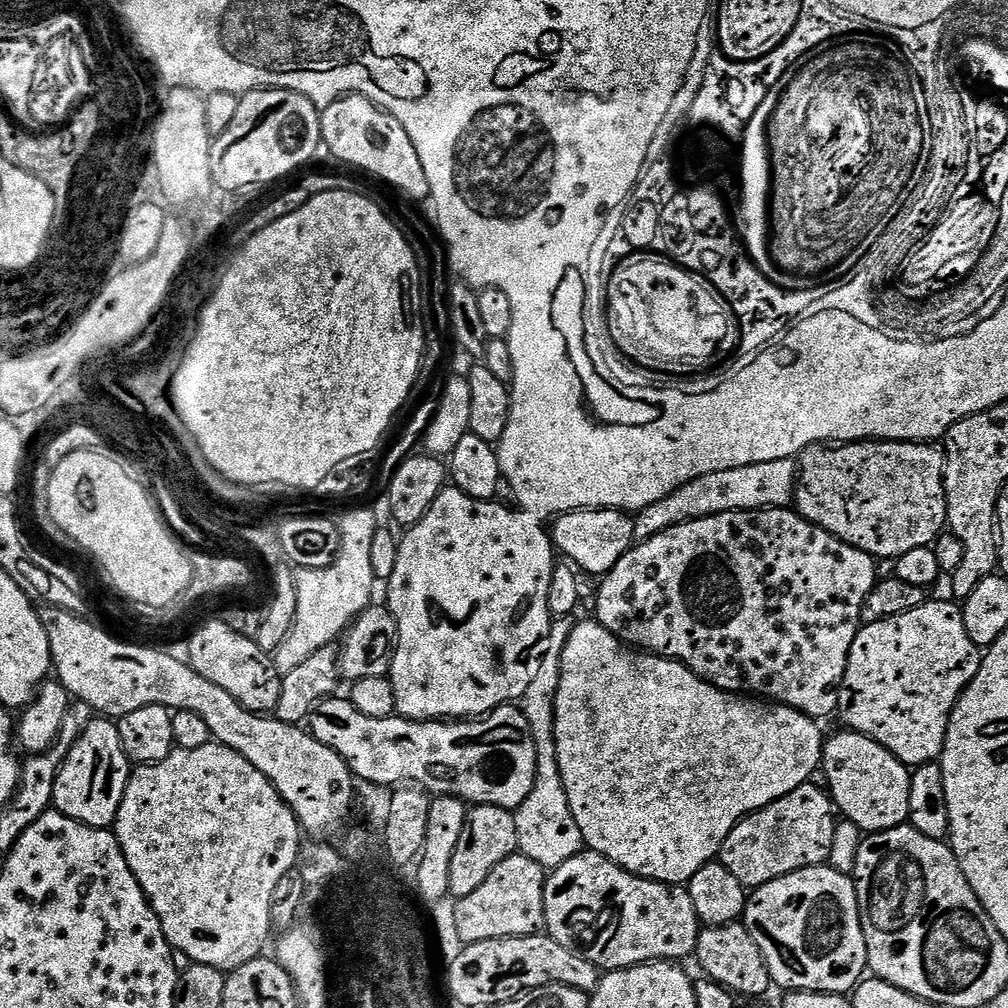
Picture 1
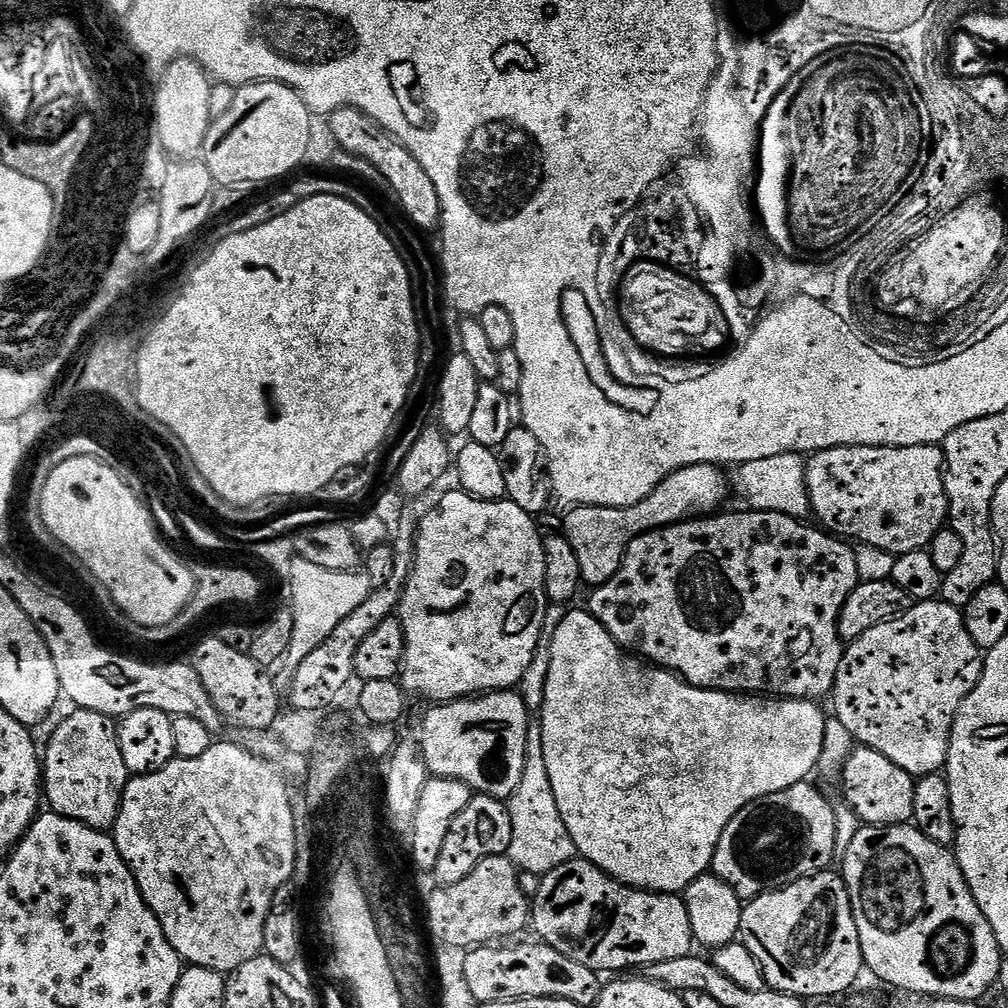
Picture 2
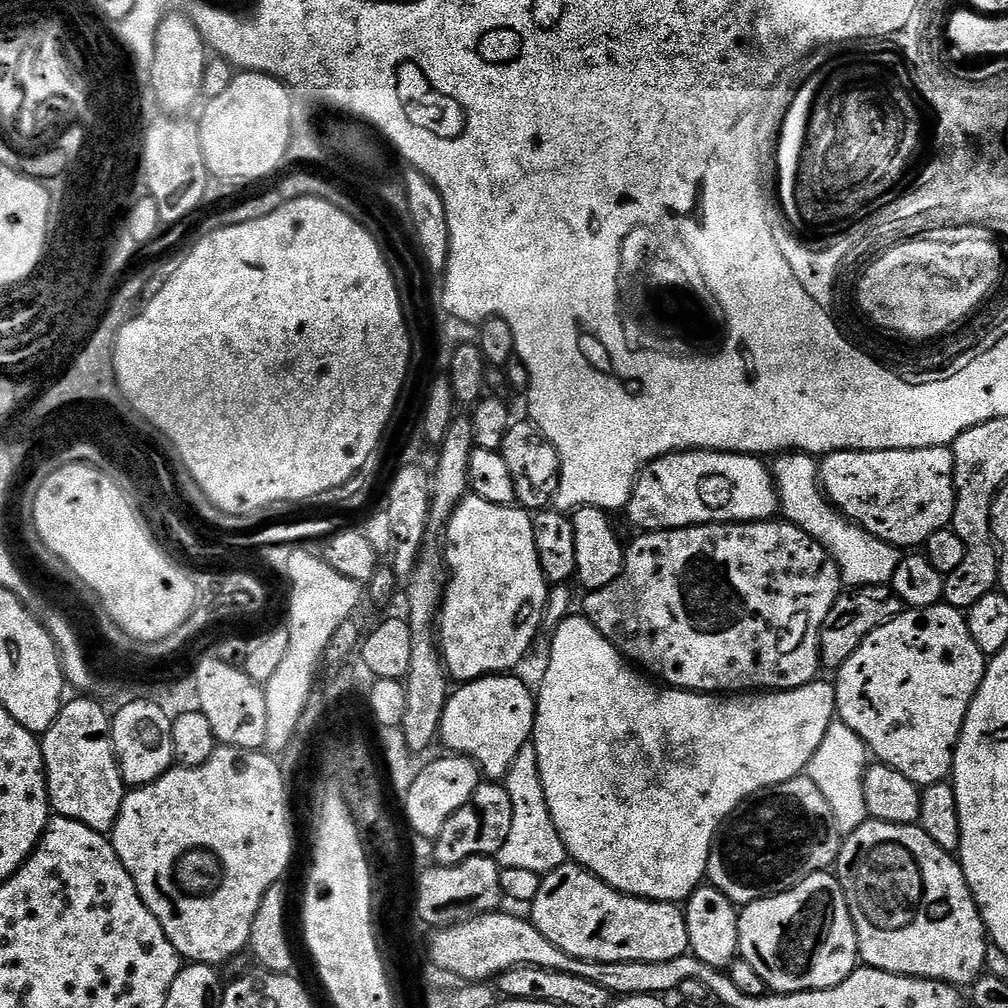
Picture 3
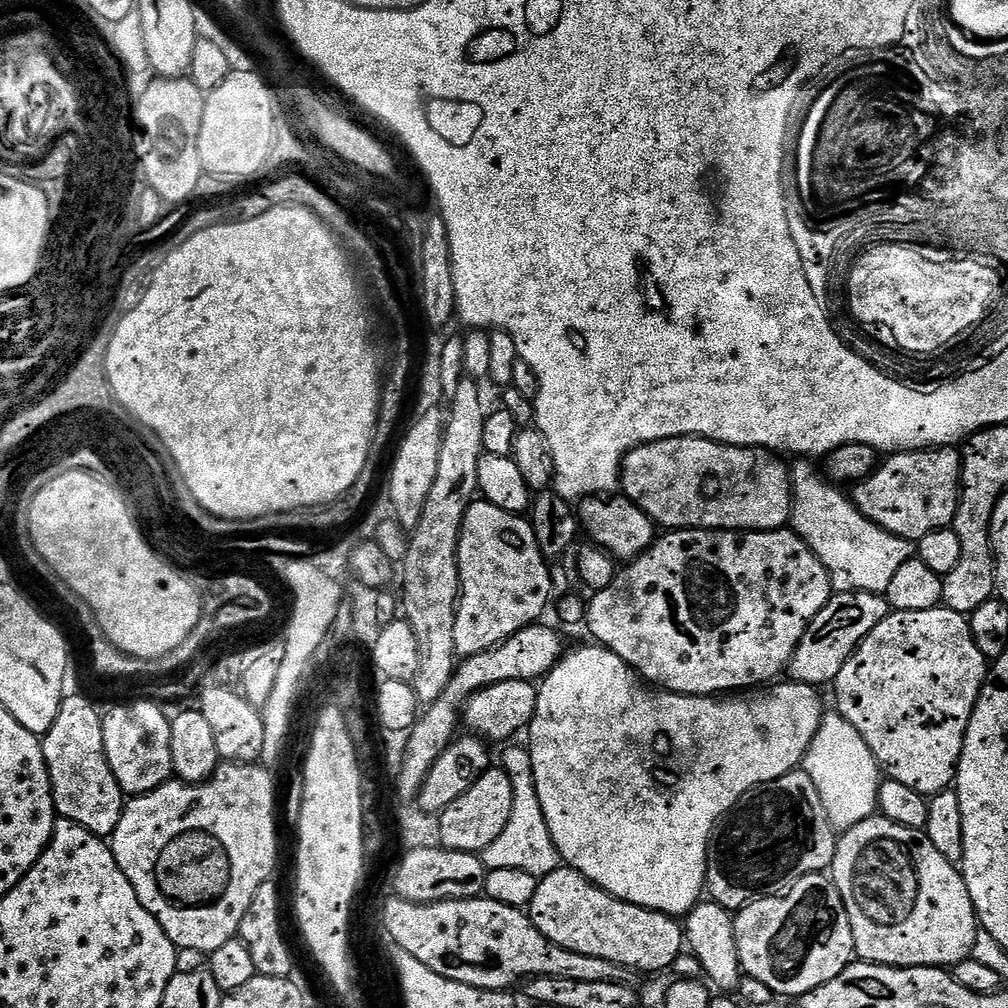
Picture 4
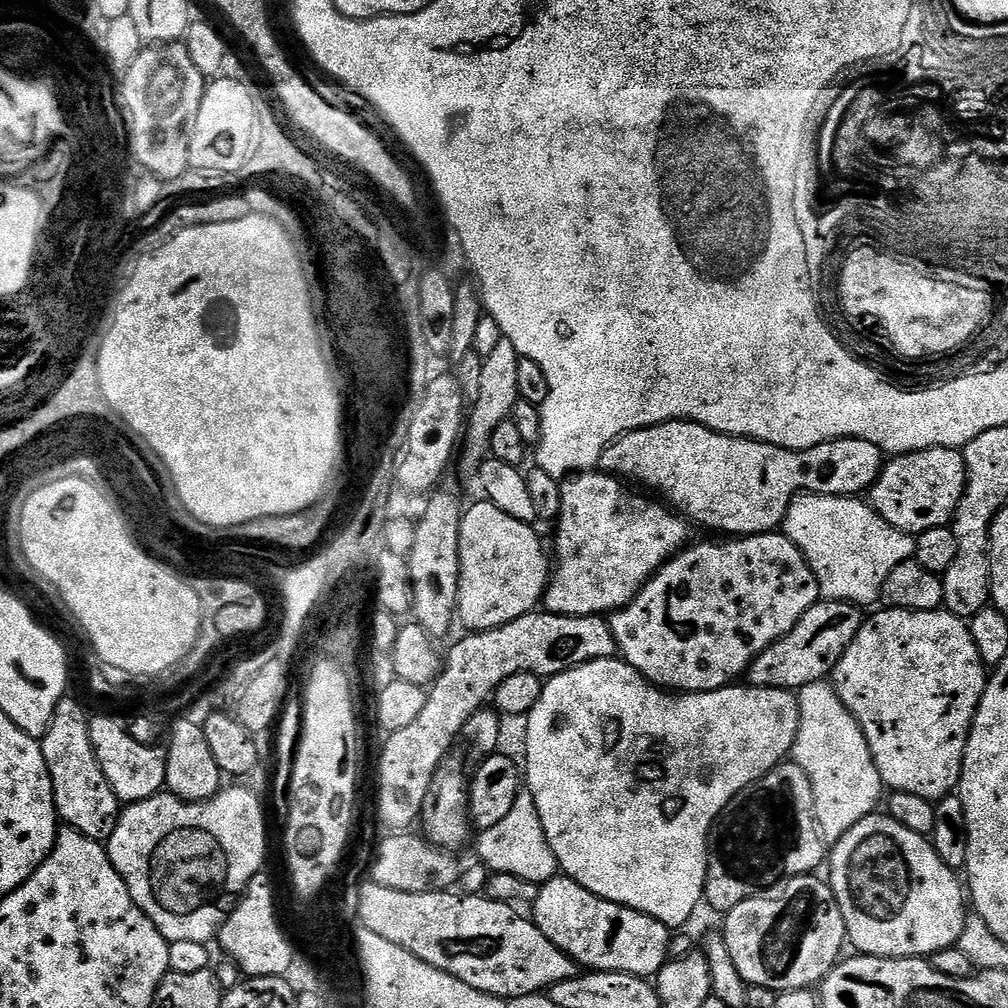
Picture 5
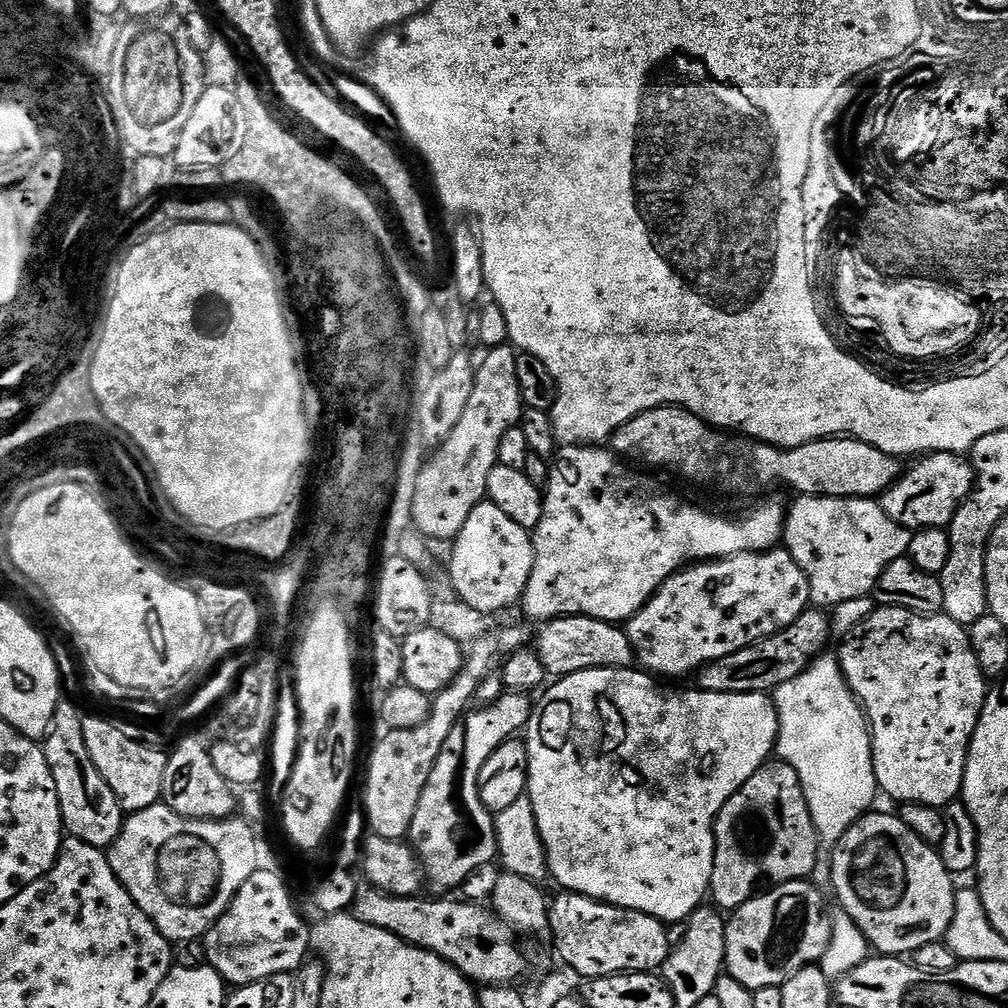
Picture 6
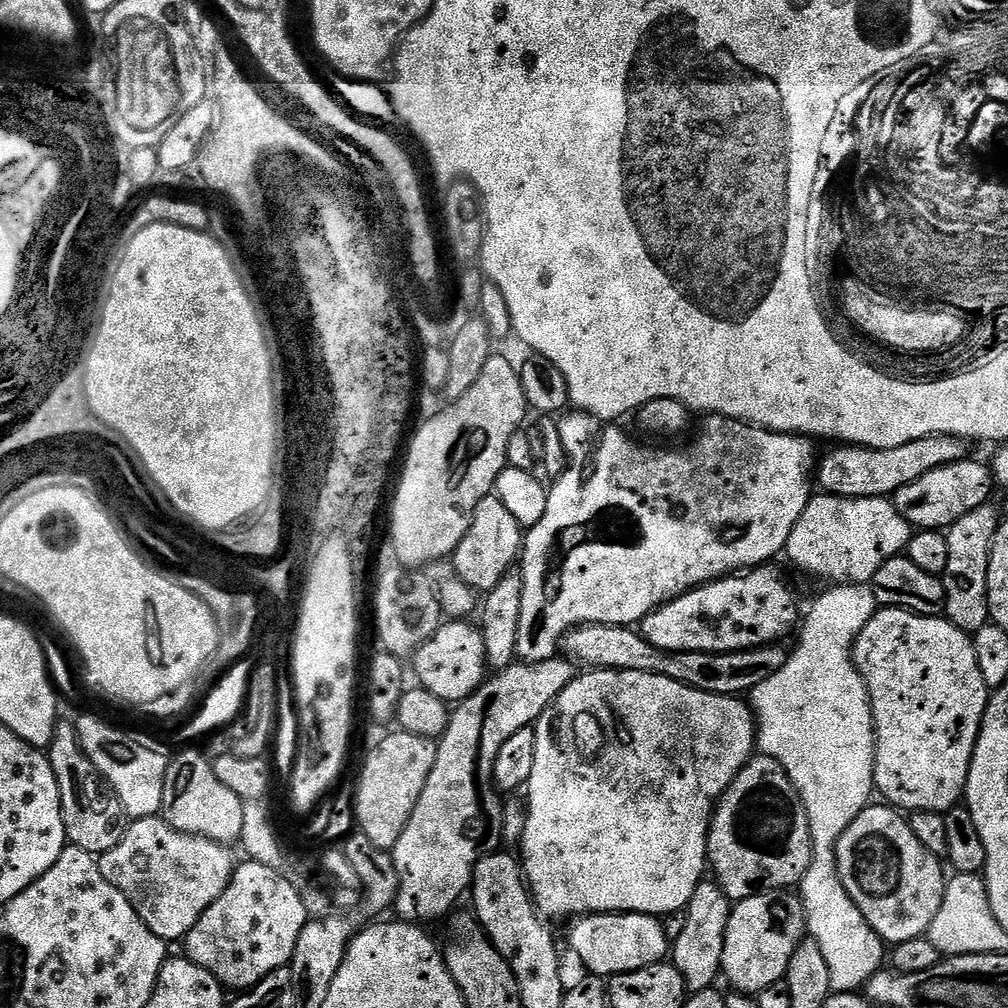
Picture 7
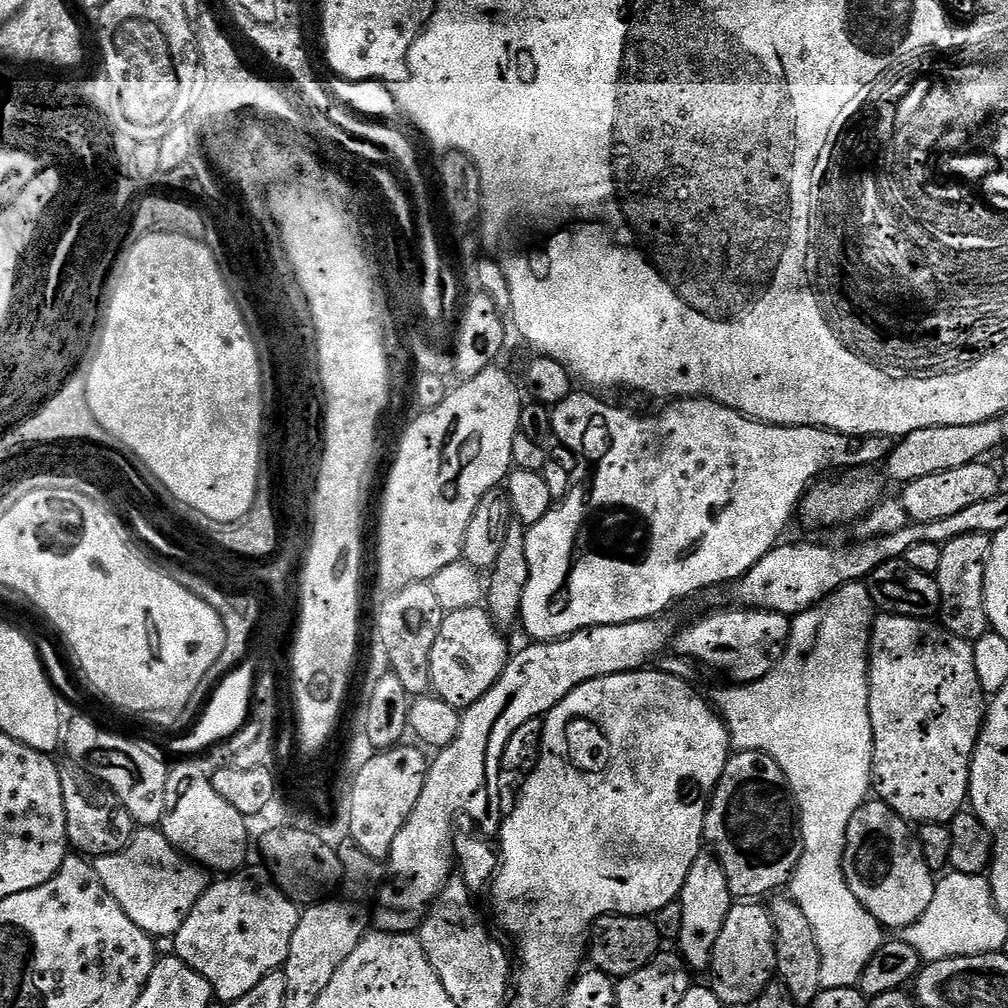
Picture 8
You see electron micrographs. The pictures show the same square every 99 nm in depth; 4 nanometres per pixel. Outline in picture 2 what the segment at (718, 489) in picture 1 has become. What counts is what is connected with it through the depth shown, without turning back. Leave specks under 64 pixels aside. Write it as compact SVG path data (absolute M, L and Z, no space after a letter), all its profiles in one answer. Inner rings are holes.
M783 452L770 458L758 458L758 462L746 462L731 473L730 480L734 492L745 500L747 507L754 512L777 512L795 520L809 519L812 503L808 497L805 457L799 452Z

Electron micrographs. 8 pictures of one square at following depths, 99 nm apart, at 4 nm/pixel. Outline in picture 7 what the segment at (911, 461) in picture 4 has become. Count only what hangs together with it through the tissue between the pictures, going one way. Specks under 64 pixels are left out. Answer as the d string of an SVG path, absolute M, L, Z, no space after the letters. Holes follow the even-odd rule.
M965 458L950 466L930 470L930 474L922 474L922 478L918 478L918 482L910 482L899 488L894 497L898 514L902 514L902 518L906 518L906 522L916 530L947 530L954 522L958 522L958 518L970 514L970 510L978 510L983 504L989 503L993 499L991 497L992 484L994 485L991 467L987 463L979 464L978 461L972 459Z

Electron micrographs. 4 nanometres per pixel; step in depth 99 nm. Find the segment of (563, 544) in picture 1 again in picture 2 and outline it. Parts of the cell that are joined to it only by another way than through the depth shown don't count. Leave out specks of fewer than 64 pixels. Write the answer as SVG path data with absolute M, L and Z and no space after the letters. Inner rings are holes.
M699 464L698 466L686 466L682 470L674 470L664 479L659 486L642 502L634 502L634 506L625 508L593 508L591 506L576 506L564 520L562 534L574 546L574 554L578 557L578 566L582 570L582 581L585 585L599 586L604 584L620 568L620 563L624 561L626 550L634 538L642 534L652 532L656 528L668 528L672 524L679 524L689 518L703 518L717 510L725 507L724 499L730 496L730 480L726 475L725 469L715 464Z

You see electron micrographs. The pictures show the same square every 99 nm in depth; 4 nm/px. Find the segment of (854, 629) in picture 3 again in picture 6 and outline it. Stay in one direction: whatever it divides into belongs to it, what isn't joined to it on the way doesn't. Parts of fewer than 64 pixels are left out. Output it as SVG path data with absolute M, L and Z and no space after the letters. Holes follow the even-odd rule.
M824 610L803 612L786 630L756 644L746 646L726 658L699 669L699 691L714 694L750 694L751 692L775 693L778 686L798 678L825 651L828 639L833 639L832 621Z

